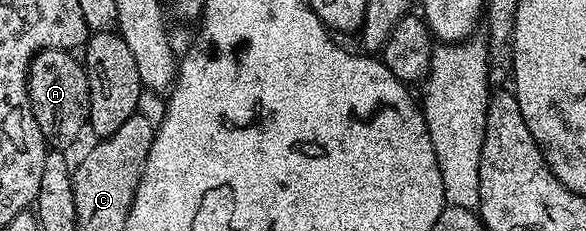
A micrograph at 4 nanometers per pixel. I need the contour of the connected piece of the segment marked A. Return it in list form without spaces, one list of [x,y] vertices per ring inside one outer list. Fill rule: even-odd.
[[[48,48],[34,56],[29,64],[29,101],[39,122],[46,145],[53,150],[69,150],[87,128],[89,119],[89,87],[85,65],[72,51]]]

